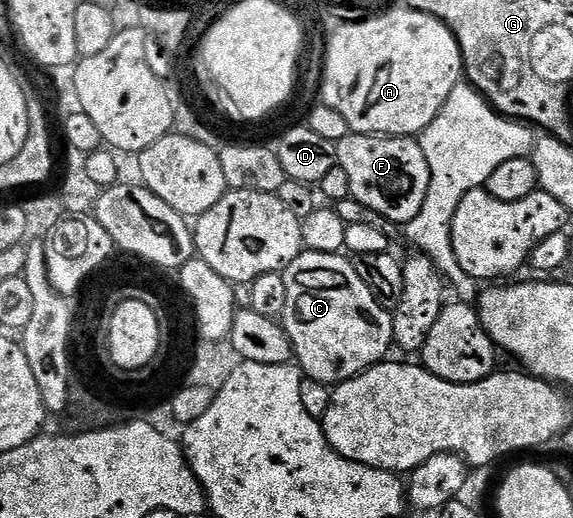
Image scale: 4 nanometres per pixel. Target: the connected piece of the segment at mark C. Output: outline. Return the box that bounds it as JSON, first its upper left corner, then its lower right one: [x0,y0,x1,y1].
[280,250,394,388]

